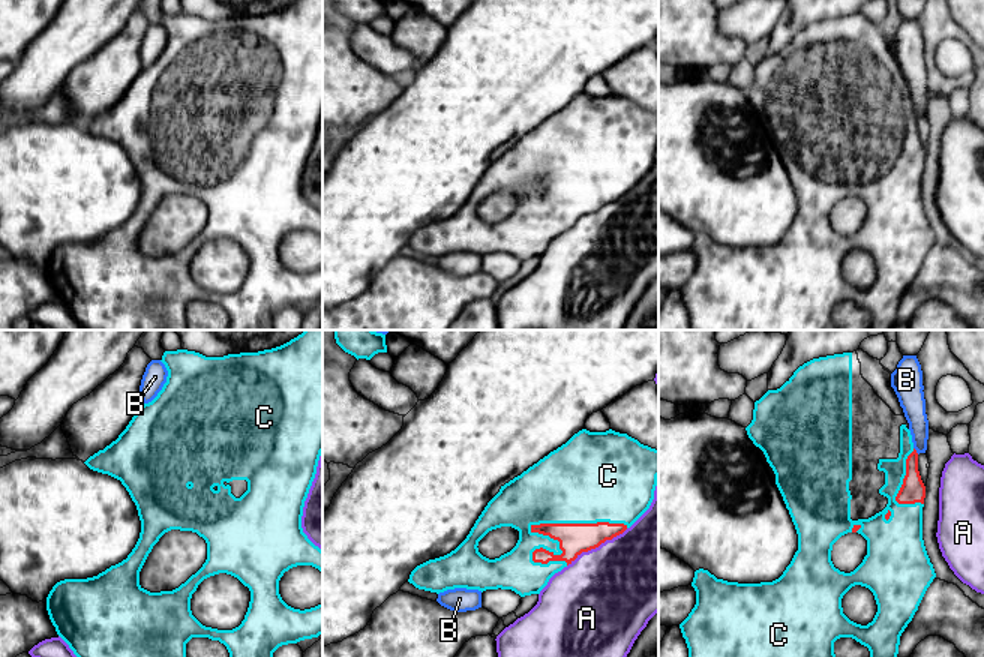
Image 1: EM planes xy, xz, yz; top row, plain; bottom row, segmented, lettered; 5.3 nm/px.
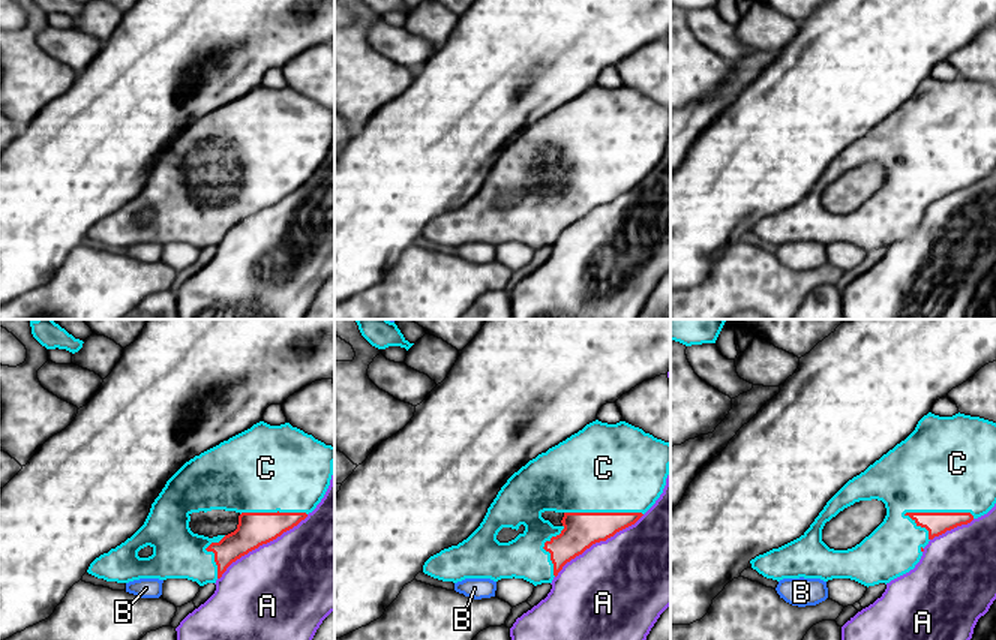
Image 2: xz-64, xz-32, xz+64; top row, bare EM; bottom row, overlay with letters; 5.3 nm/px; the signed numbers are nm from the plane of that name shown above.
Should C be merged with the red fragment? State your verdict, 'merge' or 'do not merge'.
merge

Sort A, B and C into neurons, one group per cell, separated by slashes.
A / B / C

